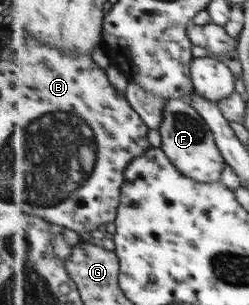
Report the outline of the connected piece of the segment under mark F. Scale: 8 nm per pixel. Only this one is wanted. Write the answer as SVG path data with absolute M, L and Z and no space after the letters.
M182 98L168 100L164 108L164 120L159 130L162 135L161 149L185 177L202 183L221 180L226 161L218 148L210 125L191 103Z

